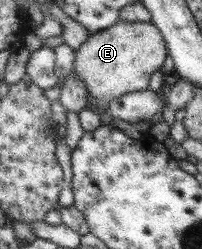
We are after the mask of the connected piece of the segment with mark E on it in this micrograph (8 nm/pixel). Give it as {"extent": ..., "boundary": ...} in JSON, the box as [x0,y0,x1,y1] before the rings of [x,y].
{"extent":[70,20,166,105],"boundary":[[[119,20],[82,42],[75,50],[70,74],[84,82],[91,102],[104,105],[122,95],[146,90],[148,78],[162,67],[166,54],[164,40],[154,24]]]}

